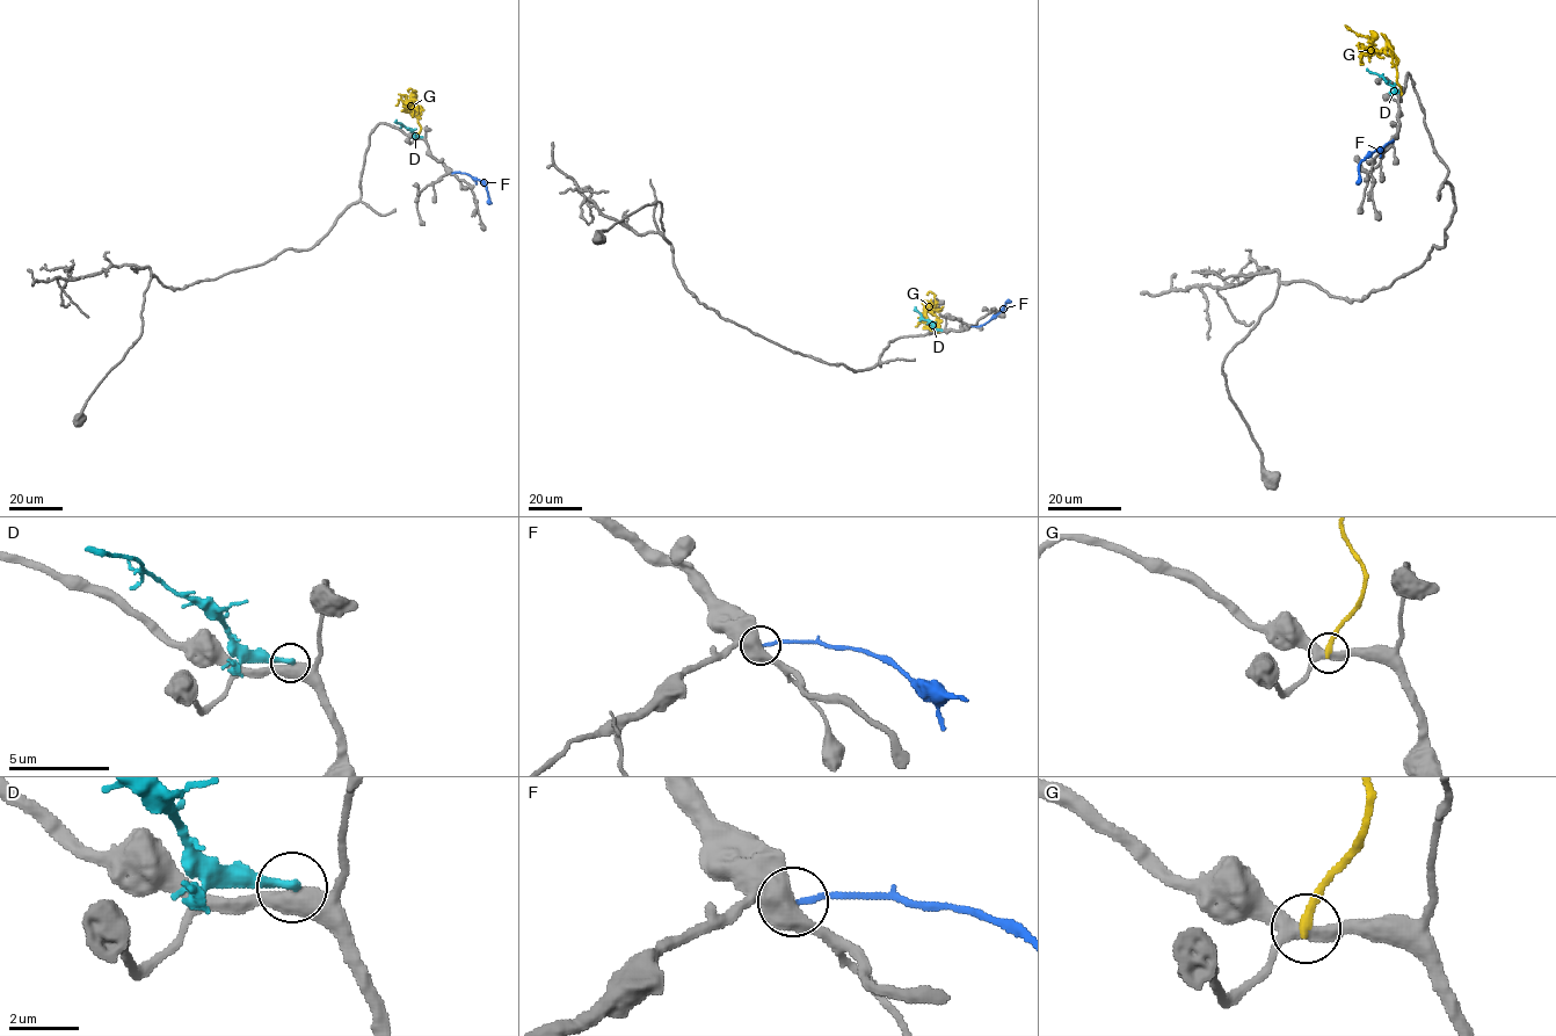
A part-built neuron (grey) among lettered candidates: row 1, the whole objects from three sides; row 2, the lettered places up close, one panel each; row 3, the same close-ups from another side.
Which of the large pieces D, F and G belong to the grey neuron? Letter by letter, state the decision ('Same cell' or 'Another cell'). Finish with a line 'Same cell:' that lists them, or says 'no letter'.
D: Another cell
F: Another cell
G: Another cell
Same cell: no letter

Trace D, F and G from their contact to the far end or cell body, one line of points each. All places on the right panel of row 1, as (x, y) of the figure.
D: (1398, 92), (1366, 69)
F: (1393, 142), (1361, 161), (1358, 185)
G: (1401, 94), (1396, 66), (1389, 51), (1378, 51), (1366, 37), (1345, 26), (1349, 30)

